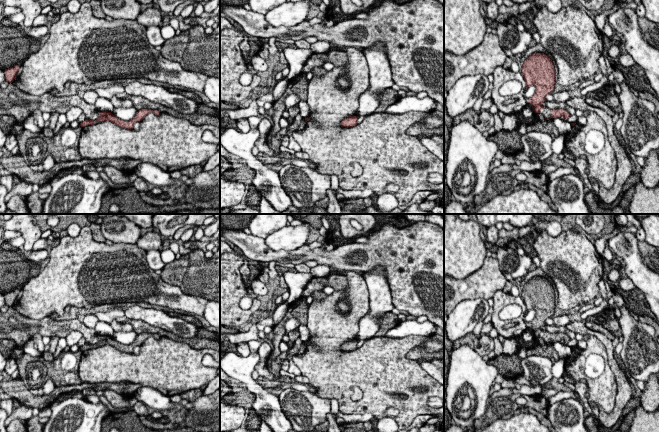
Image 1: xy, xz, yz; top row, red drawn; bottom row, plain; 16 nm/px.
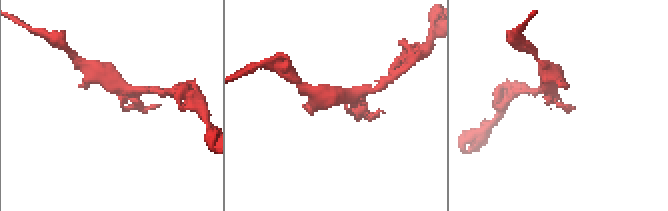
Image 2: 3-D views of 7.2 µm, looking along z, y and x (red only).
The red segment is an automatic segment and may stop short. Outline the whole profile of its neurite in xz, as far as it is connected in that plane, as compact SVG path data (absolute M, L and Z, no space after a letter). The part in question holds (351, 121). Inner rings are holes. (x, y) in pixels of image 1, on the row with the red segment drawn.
M350 116L341 121L341 127L353 127L357 125L358 116Z

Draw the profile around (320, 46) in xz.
M317 41L313 44L311 44L310 49L313 51L313 53L326 53L330 51L331 44L326 41Z

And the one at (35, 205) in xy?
M33 192L27 196L25 202L30 214L42 214L44 200L40 198L39 192Z

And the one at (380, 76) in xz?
M377 41L363 53L369 68L369 87L359 97L358 117L374 113L380 104L379 95L394 84L384 43Z

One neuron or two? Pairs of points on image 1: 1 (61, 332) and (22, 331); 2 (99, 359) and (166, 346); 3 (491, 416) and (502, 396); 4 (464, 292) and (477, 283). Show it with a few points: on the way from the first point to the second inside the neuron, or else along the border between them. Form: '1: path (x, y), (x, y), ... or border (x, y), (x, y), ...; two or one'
1: path (51, 328), (32, 328); one
2: path (116, 362), (149, 362); one
3: path (494, 411), (502, 401); one
4: path (467, 289), (474, 286); one

